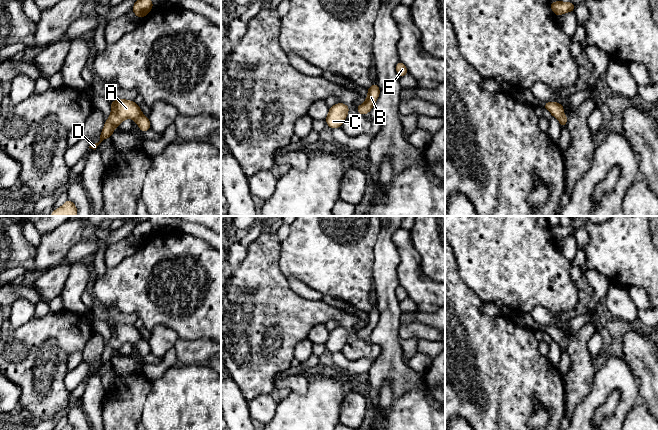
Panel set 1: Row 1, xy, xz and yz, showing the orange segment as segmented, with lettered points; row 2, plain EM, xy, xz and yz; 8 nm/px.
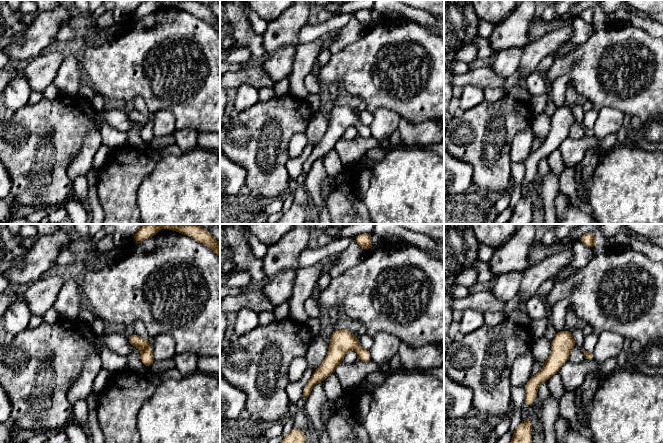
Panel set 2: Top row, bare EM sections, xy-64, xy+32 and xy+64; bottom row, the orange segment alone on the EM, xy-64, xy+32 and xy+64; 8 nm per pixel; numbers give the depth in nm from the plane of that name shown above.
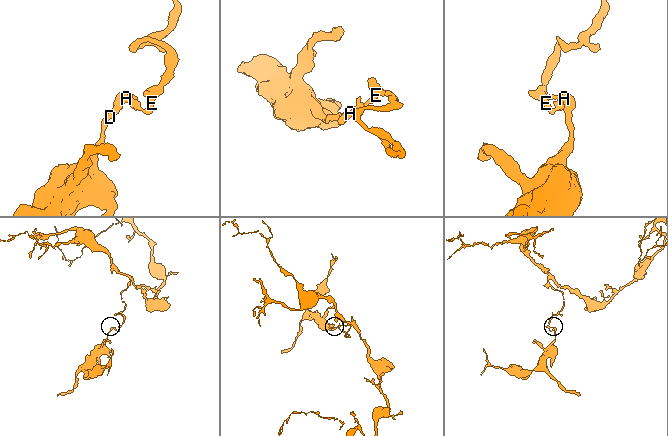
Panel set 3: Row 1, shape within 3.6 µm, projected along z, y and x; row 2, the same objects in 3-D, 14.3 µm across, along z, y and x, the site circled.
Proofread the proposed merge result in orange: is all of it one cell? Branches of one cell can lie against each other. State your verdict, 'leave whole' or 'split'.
split

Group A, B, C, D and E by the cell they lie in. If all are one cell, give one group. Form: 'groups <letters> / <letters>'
groups A C D / B E

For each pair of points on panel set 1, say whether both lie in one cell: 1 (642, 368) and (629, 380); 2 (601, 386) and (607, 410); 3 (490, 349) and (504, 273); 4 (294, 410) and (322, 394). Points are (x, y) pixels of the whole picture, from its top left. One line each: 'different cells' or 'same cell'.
1: different cells
2: different cells
3: different cells
4: same cell

